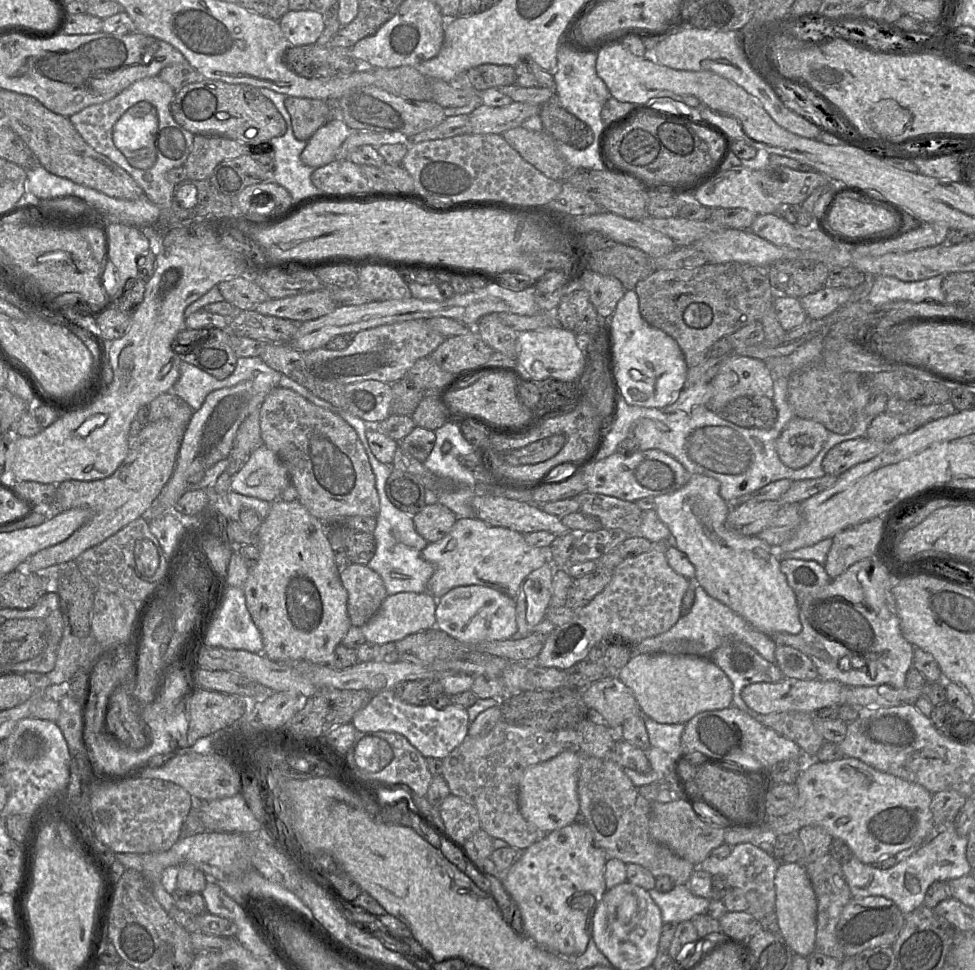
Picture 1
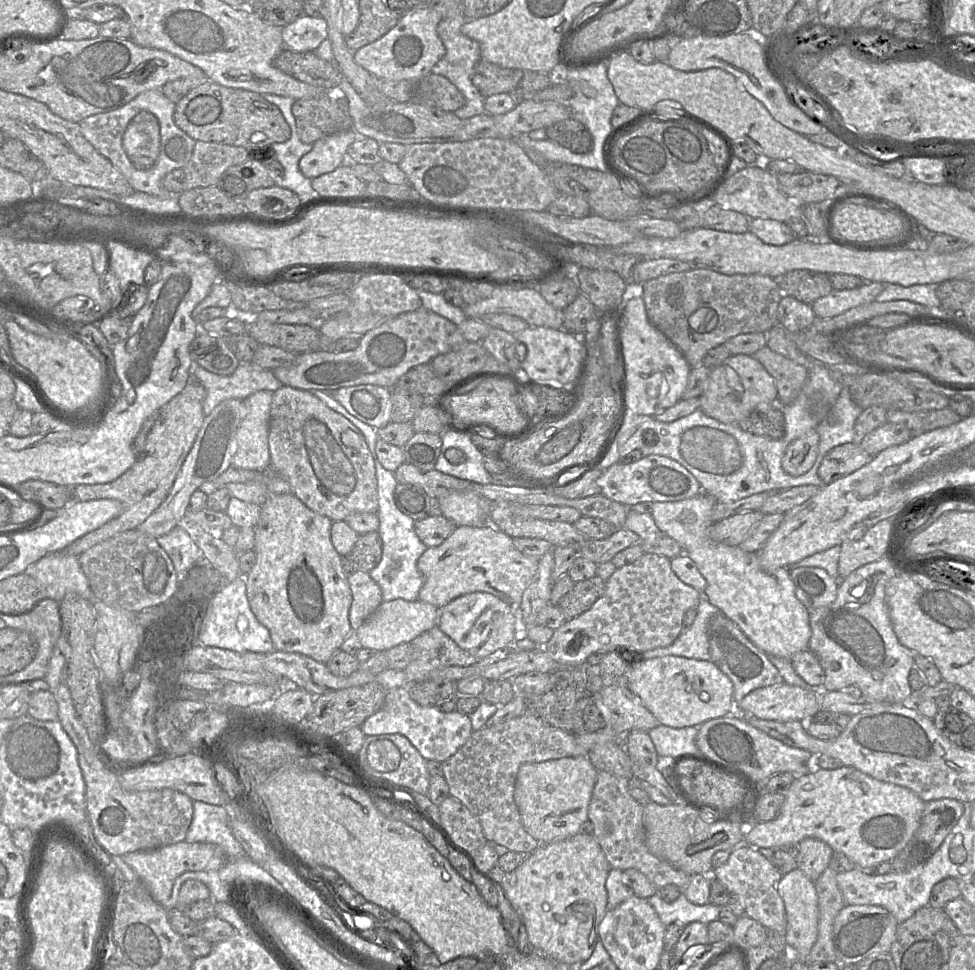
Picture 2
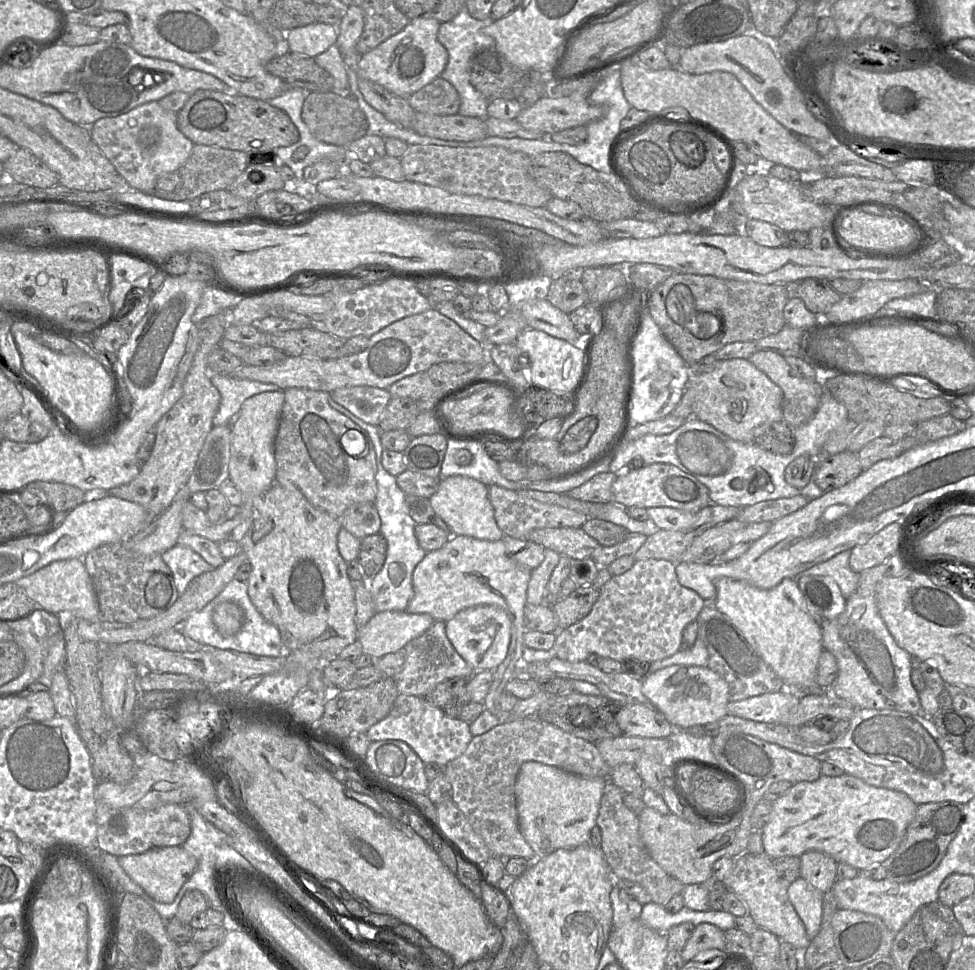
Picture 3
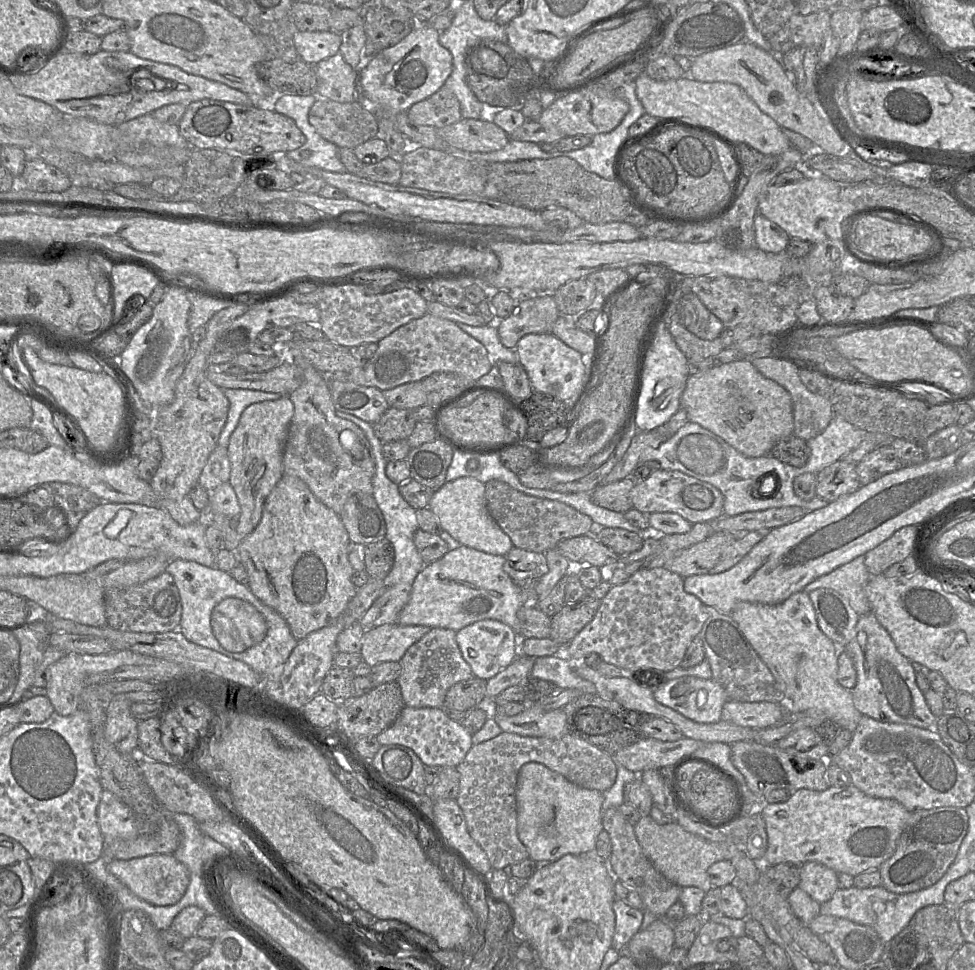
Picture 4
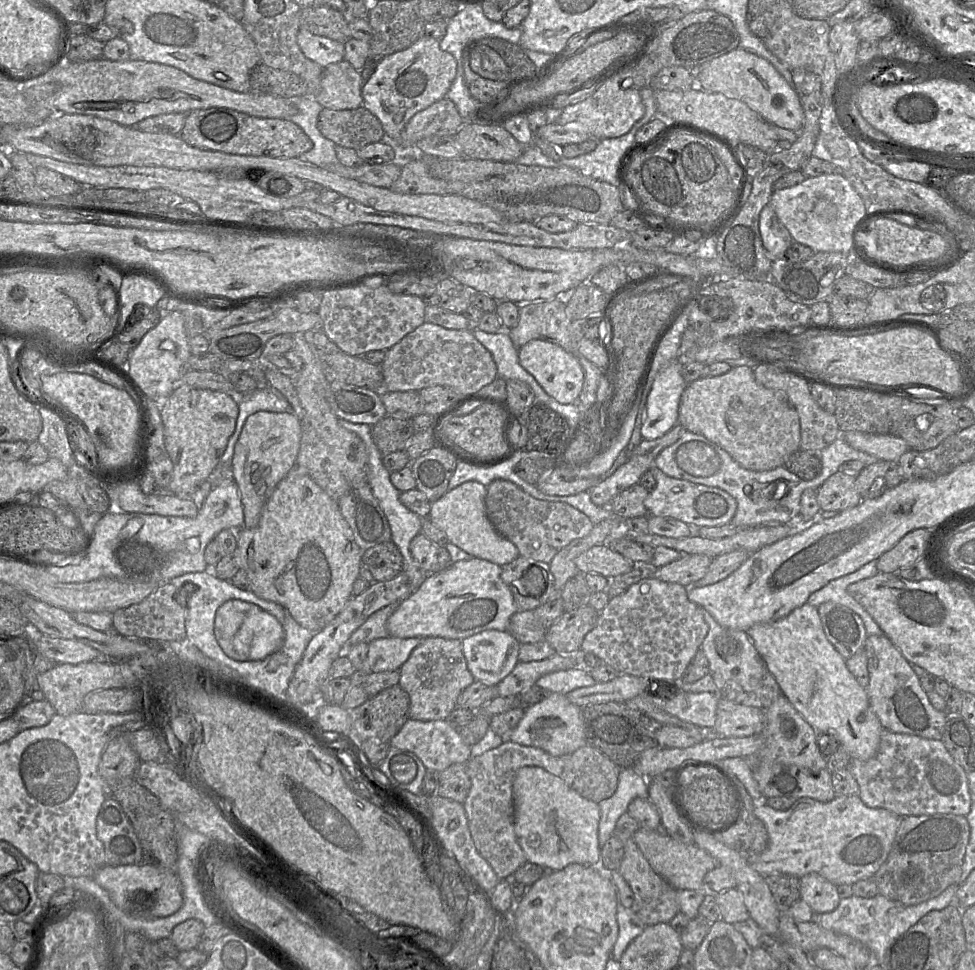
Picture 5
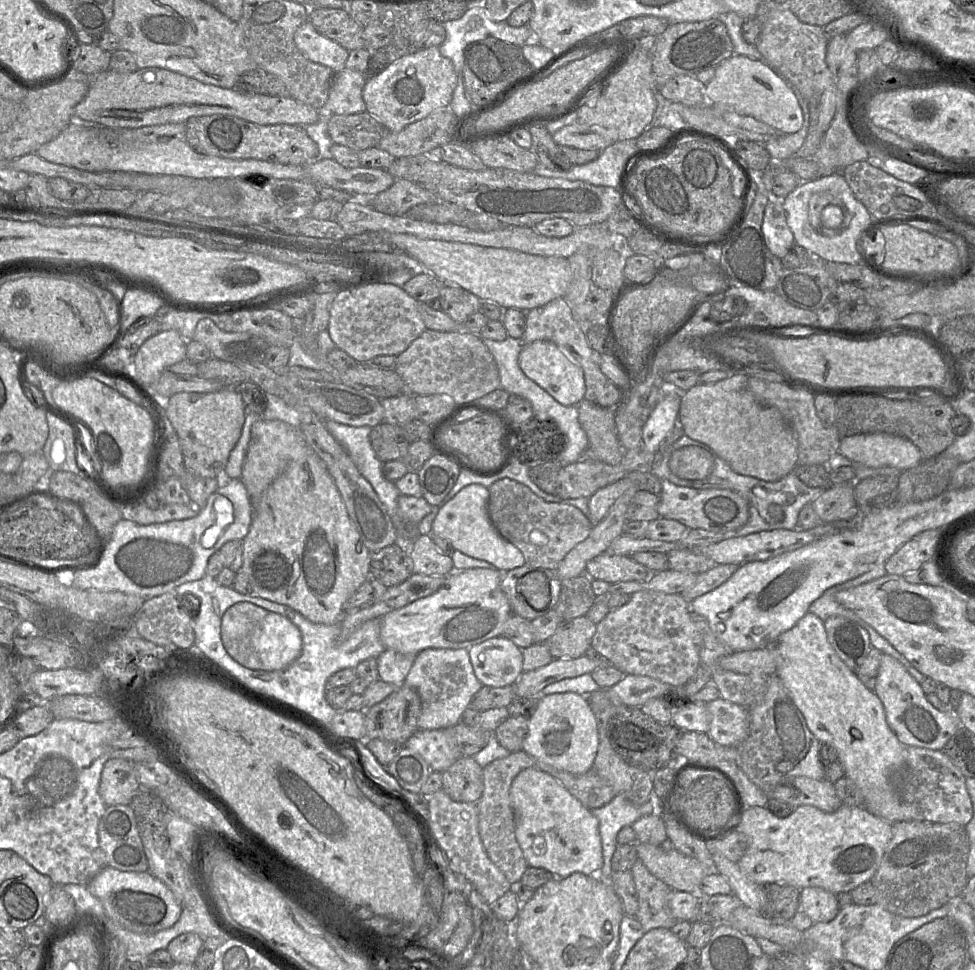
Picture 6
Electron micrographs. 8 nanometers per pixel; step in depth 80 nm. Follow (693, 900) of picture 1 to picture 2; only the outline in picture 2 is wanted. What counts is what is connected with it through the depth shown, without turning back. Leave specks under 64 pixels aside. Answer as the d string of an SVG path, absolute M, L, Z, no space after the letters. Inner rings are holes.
M658 893L647 900L666 927L670 924L687 925L691 922L708 924L719 920L719 906L710 902L705 905L693 904L684 893L681 893L673 902L665 902Z

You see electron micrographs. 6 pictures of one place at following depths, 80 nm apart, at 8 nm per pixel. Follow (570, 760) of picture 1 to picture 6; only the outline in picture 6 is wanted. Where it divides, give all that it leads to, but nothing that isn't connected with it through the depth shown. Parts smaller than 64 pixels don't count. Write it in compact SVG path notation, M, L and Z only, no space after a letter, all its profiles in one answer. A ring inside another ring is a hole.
M535 767L525 768L521 770L512 781L510 787L510 802L514 812L514 831L516 840L523 852L528 866L544 868L551 872L554 875L554 878L565 878L576 872L592 876L599 874L603 866L603 854L598 819L593 816L591 810L584 807L583 804L577 798L575 798L557 779L542 770L536 769Z

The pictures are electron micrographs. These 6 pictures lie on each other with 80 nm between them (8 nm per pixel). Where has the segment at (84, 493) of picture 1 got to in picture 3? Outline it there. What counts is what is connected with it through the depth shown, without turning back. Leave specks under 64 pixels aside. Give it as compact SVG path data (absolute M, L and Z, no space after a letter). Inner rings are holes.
M230 310L214 315L209 327L201 334L199 347L194 355L193 363L183 384L182 396L157 423L156 438L152 453L148 460L140 467L139 474L129 483L109 490L95 489L85 491L85 501L102 499L106 496L117 497L139 504L148 512L150 518L157 517L171 504L175 495L189 480L204 441L214 426L213 419L221 401L221 394L209 378L210 373L214 372L208 369L208 356L211 351L220 344L224 330L228 324L230 324Z

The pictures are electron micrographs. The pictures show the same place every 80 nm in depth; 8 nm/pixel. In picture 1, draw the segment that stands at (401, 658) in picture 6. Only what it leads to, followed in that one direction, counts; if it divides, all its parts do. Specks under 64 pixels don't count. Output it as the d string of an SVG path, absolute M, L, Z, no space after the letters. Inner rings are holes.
M427 591L420 593L400 592L388 595L376 613L360 628L366 641L378 646L388 642L396 642L410 634L434 628L436 626L436 605L437 599Z

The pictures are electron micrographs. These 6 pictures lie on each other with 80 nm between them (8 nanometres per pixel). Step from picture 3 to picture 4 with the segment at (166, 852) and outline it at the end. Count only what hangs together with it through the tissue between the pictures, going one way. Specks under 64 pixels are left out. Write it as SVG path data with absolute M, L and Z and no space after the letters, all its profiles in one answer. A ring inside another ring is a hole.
M153 854L129 860L112 860L109 863L109 871L137 897L156 906L177 903L185 894L190 882L188 868L174 854Z

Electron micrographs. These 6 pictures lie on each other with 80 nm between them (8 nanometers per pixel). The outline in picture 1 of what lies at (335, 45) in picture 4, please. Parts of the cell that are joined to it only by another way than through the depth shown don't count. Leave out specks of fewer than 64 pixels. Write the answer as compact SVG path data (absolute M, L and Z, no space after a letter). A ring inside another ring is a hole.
M289 10L278 23L290 46L310 45L317 42L325 28L325 16L318 10Z

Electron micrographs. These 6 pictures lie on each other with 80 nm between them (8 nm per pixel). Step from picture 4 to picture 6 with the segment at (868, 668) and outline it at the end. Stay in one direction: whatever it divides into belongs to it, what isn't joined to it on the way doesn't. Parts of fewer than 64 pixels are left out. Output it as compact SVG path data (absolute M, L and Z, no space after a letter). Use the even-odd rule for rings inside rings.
M882 653L876 677L874 693L881 700L889 727L901 743L932 750L943 750L945 744L958 729L959 721L949 711L937 710L926 698L918 683L906 667L895 658Z

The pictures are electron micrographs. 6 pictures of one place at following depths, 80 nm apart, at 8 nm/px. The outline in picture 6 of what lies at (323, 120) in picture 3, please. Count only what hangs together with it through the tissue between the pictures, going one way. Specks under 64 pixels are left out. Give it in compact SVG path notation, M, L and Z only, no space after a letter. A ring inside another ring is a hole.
M368 111L350 115L332 114L327 125L334 144L358 152L377 146L390 130Z

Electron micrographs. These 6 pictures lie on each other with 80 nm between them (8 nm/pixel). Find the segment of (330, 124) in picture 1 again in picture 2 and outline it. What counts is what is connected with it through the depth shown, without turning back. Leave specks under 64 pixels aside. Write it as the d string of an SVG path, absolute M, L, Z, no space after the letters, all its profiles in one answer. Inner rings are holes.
M353 128L317 140L313 143L313 148L300 159L300 171L310 179L334 171L347 162L347 149L358 138L358 133Z

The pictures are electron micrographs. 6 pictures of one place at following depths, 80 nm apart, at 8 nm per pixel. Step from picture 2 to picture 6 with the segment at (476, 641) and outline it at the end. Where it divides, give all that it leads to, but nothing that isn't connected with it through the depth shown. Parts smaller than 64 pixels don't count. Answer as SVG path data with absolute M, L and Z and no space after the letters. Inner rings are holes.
M504 636L490 638L468 649L477 679L486 686L513 686L523 672L523 653Z

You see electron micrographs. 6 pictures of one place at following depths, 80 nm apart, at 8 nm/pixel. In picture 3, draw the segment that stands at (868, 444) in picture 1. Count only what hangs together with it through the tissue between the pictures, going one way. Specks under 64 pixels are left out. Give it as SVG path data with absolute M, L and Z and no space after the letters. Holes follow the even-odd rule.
M845 450L829 456L815 471L815 482L822 491L839 488L862 472L857 453Z

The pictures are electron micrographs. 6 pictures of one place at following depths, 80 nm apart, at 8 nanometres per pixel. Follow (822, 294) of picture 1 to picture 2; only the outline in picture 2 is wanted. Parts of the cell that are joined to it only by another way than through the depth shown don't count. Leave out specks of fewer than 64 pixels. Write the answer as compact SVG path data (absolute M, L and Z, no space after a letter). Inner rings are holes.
M865 282L863 285L849 290L832 290L827 296L817 299L811 304L816 318L828 319L845 311L875 301L884 289L881 282Z

